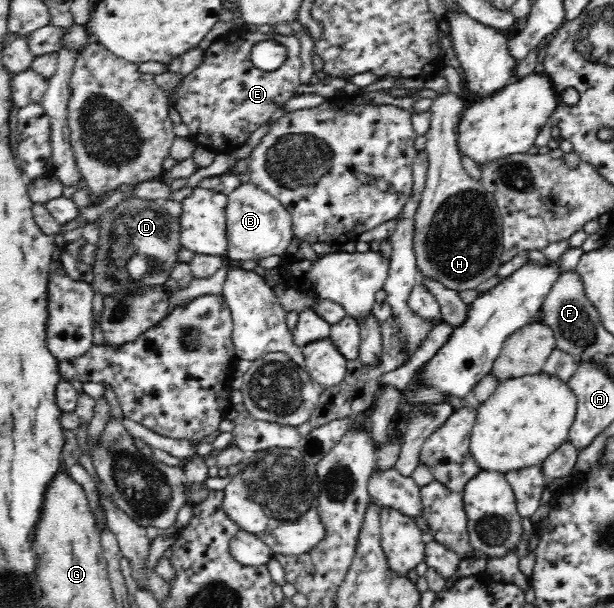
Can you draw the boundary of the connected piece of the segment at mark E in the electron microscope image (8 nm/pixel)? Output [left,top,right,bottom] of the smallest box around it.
[177,28,303,154]

